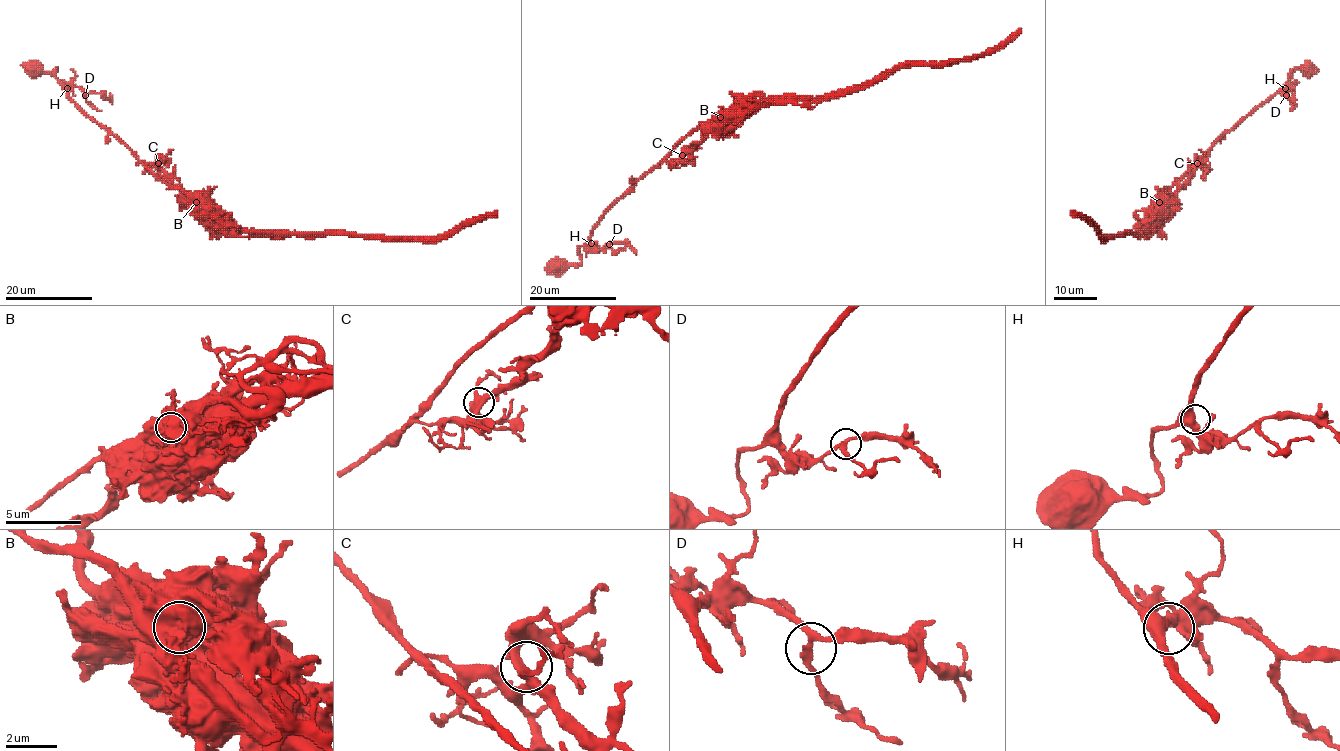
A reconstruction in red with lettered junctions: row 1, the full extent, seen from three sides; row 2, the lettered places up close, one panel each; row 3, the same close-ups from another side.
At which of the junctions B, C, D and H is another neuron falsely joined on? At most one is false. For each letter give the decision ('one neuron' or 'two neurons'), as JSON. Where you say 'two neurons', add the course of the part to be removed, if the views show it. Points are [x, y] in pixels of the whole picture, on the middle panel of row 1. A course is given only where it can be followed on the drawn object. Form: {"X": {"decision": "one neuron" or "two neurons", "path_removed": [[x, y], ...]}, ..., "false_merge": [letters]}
{"B": {"decision": "two neurons", "path_removed": [[720, 117], [690, 131], [608, 209], [590, 239], [579, 247], [581, 263], [560, 269], [545, 268]]}, "C": {"decision": "one neuron"}, "D": {"decision": "one neuron"}, "H": {"decision": "one neuron"}, "false_merge": ["B"]}

